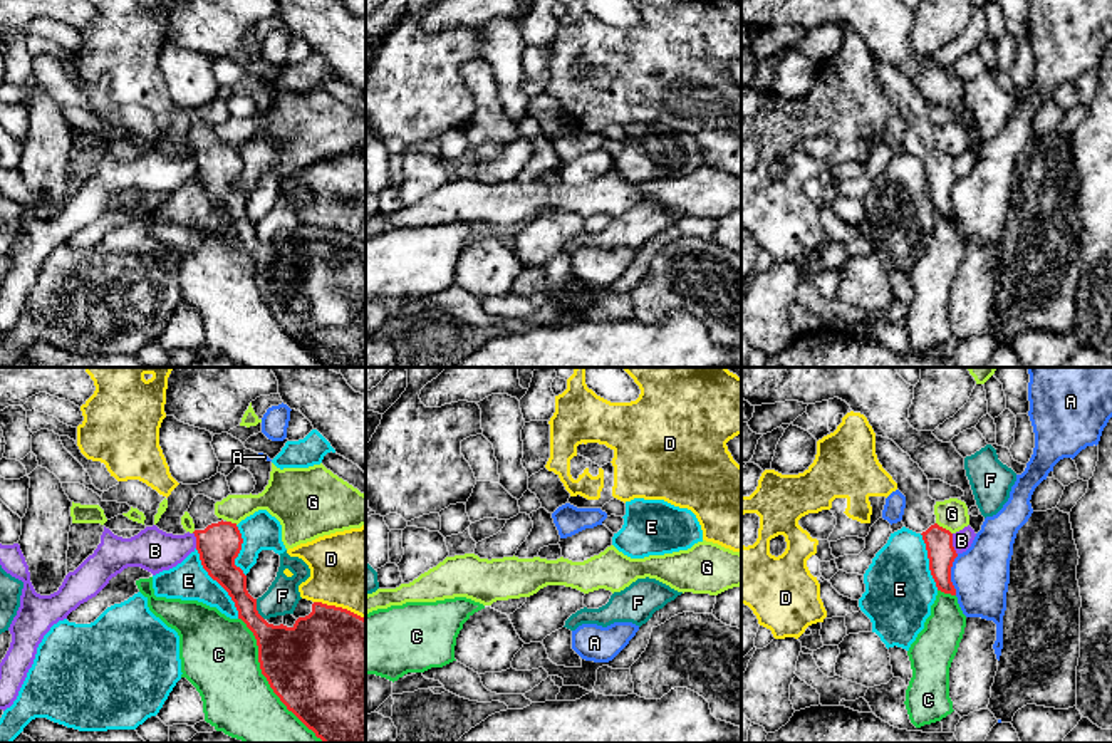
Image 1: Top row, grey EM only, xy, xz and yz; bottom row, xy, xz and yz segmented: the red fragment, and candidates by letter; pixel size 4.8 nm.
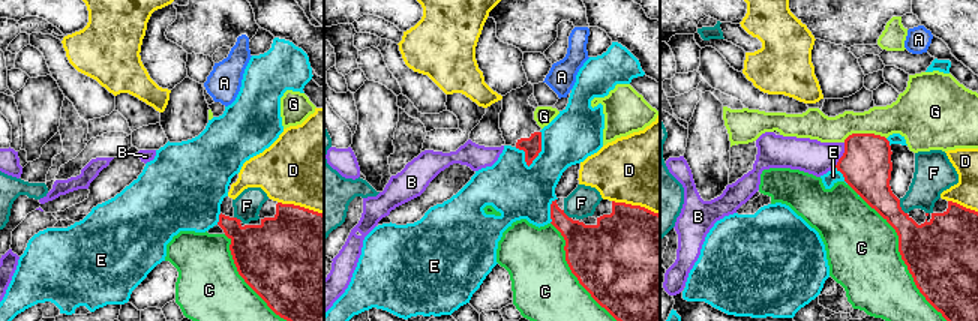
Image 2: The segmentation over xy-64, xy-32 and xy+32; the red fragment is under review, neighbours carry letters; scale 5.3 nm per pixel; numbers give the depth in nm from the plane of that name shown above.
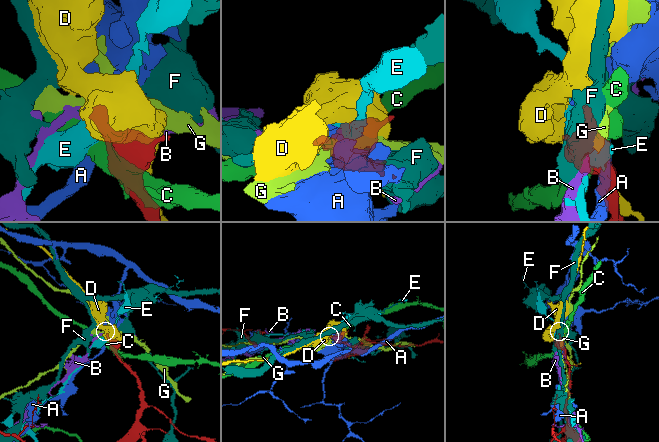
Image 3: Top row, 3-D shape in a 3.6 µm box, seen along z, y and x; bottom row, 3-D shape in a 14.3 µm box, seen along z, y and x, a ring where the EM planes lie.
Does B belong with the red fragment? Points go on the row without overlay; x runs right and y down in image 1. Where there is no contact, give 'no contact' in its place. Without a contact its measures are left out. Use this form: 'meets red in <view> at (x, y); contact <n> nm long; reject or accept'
meets red in yz at (951, 168); contact 110 nm long; reject

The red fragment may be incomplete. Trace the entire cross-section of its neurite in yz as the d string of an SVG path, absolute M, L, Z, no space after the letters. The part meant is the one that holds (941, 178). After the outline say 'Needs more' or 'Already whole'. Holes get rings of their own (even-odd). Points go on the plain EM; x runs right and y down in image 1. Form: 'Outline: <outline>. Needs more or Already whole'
Outline: M876 59L876 79L882 92L897 107L906 121L902 148L921 158L926 168L929 195L938 215L956 220L951 206L951 191L958 181L953 171L953 158L936 148L936 124L929 121L929 104L917 87L911 84L892 64Z. Needs more

